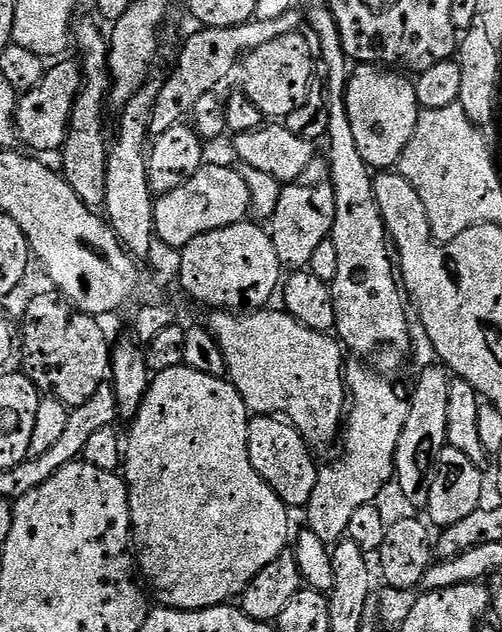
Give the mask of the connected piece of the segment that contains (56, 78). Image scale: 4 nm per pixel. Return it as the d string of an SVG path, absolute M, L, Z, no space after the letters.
M69 58L61 59L59 62L47 69L42 78L42 82L38 82L36 88L31 88L29 92L23 93L19 97L19 104L16 105L16 130L19 139L24 140L23 147L31 150L36 154L44 154L40 152L56 152L59 153L64 146L64 139L68 136L68 123L72 117L74 110L74 102L78 98L80 88L84 85L84 73L81 65L75 59L68 60Z

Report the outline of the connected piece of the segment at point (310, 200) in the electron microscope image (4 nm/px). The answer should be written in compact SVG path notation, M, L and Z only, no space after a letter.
M288 182L280 189L278 210L270 218L270 235L281 265L288 270L304 270L311 265L314 250L329 239L335 222L335 190L331 183Z

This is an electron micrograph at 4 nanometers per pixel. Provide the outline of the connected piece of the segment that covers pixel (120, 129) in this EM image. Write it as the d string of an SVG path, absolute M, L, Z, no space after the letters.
M149 82L130 98L130 102L119 109L120 125L116 128L116 141L111 141L108 150L108 165L106 166L106 202L103 211L121 244L136 258L148 258L151 254L150 244L157 238L156 234L156 200L150 182L148 181L148 158L150 151L150 133L152 130L152 115L154 104L160 93L160 84Z

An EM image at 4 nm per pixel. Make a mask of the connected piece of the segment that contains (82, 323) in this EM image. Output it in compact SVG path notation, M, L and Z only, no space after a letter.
M40 290L36 296L28 302L22 317L24 323L24 352L28 357L22 365L23 371L31 378L36 387L46 390L47 395L58 398L62 403L68 405L69 409L82 406L98 394L98 390L104 384L109 383L112 371L112 348L108 344L108 336L97 317L91 316L89 312L82 312L65 300L55 290Z

